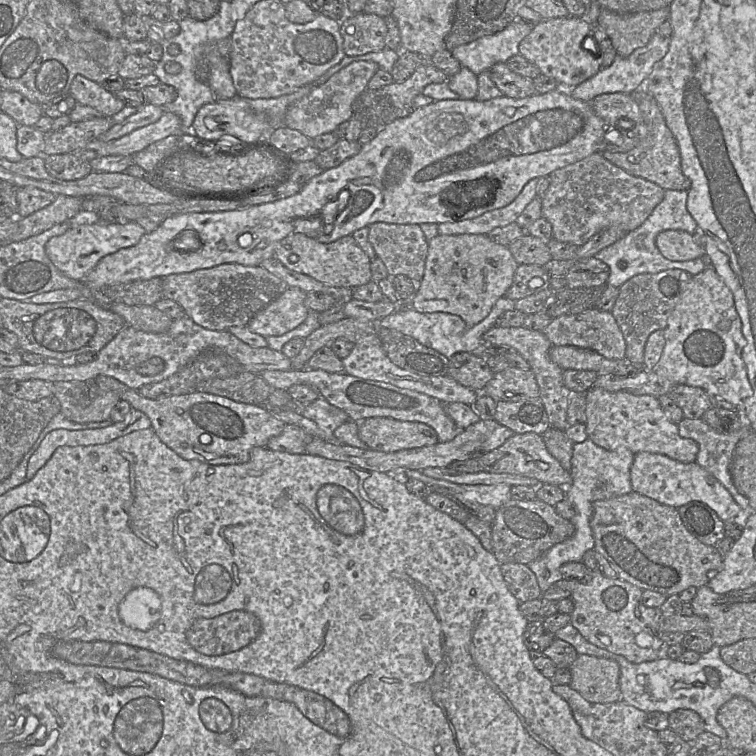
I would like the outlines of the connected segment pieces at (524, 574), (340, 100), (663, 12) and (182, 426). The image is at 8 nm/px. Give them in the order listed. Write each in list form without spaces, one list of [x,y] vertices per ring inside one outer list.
[[[507,562],[500,569],[508,589],[520,603],[542,596],[537,578],[528,565]]]
[[[357,61],[347,65],[292,104],[285,114],[283,125],[298,130],[310,139],[333,132],[341,123],[353,117],[354,102],[368,89],[370,79],[379,69],[379,65],[372,61]]]
[[[670,6],[658,10],[620,14],[602,8],[597,25],[604,29],[621,57],[628,57],[634,50],[644,47],[658,26],[669,19]]]
[[[101,375],[93,381],[101,390],[112,391],[126,400],[132,410],[145,413],[161,441],[187,460],[199,460],[212,465],[245,463],[253,448],[266,447],[268,441],[281,434],[286,425],[265,406],[236,402],[224,396],[195,392],[148,399],[110,376]]]

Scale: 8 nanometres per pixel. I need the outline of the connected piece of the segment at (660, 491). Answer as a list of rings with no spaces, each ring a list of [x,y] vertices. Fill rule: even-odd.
[[[639,452],[634,455],[630,481],[632,491],[664,505],[678,508],[692,501],[702,502],[714,510],[723,522],[733,521],[741,510],[730,492],[696,461],[683,463],[663,454]]]

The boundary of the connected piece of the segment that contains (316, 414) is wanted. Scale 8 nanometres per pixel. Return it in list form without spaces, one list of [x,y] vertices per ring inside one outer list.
[[[323,397],[304,405],[301,415],[313,420],[332,440],[328,442],[337,442],[336,438],[333,439],[335,430],[350,420],[346,412],[329,404]]]

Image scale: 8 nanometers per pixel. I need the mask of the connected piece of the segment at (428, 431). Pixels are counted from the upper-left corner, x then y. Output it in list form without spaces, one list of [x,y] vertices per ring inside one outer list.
[[[372,417],[356,423],[359,438],[374,451],[397,452],[438,443],[436,431],[421,422]]]

